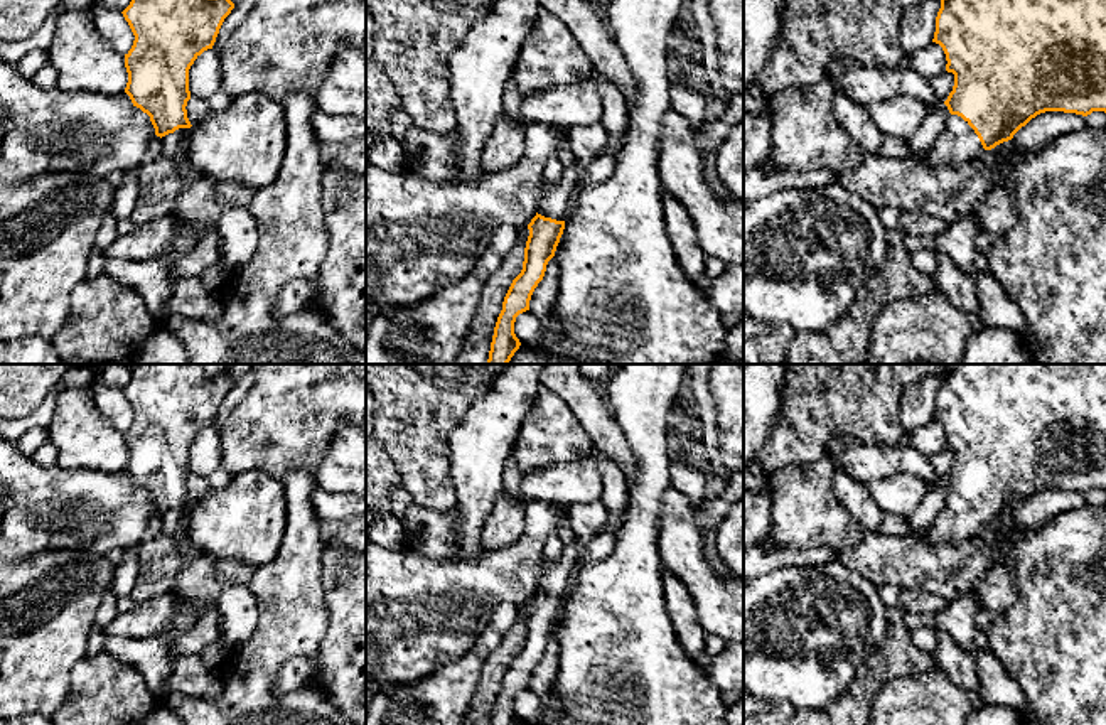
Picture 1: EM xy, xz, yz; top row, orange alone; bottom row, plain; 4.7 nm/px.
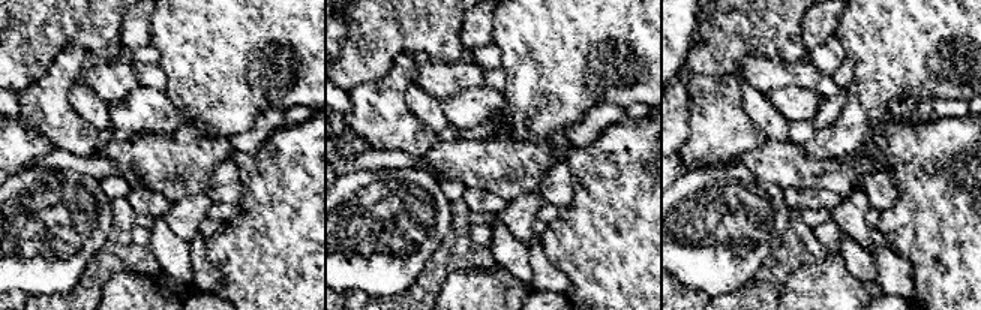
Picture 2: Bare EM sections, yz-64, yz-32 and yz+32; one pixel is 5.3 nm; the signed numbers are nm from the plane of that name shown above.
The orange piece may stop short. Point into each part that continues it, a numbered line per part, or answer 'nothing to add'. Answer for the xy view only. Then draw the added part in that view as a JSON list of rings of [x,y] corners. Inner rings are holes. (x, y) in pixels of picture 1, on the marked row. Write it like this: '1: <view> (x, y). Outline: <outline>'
1: xy (174, 144). Outline: [[[179,128],[162,137],[162,153],[177,162],[184,160],[189,132],[191,128]]]

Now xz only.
1: xz (557, 199). Outline: [[[583,164],[565,167],[561,179],[553,185],[545,185],[538,204],[538,214],[556,221],[565,221],[573,206],[573,197],[580,189],[583,179]]]

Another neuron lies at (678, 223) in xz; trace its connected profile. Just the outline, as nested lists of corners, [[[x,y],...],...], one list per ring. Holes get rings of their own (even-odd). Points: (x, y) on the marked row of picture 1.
[[[668,192],[663,194],[663,206],[664,228],[681,270],[691,282],[703,283],[706,255],[700,246],[696,228],[690,212]]]

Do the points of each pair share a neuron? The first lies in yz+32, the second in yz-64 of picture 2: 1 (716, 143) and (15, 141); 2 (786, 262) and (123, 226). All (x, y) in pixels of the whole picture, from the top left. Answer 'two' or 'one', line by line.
1: two
2: one

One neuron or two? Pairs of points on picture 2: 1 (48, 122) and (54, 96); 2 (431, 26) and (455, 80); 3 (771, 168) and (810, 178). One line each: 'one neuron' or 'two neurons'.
1: one neuron
2: two neurons
3: one neuron

